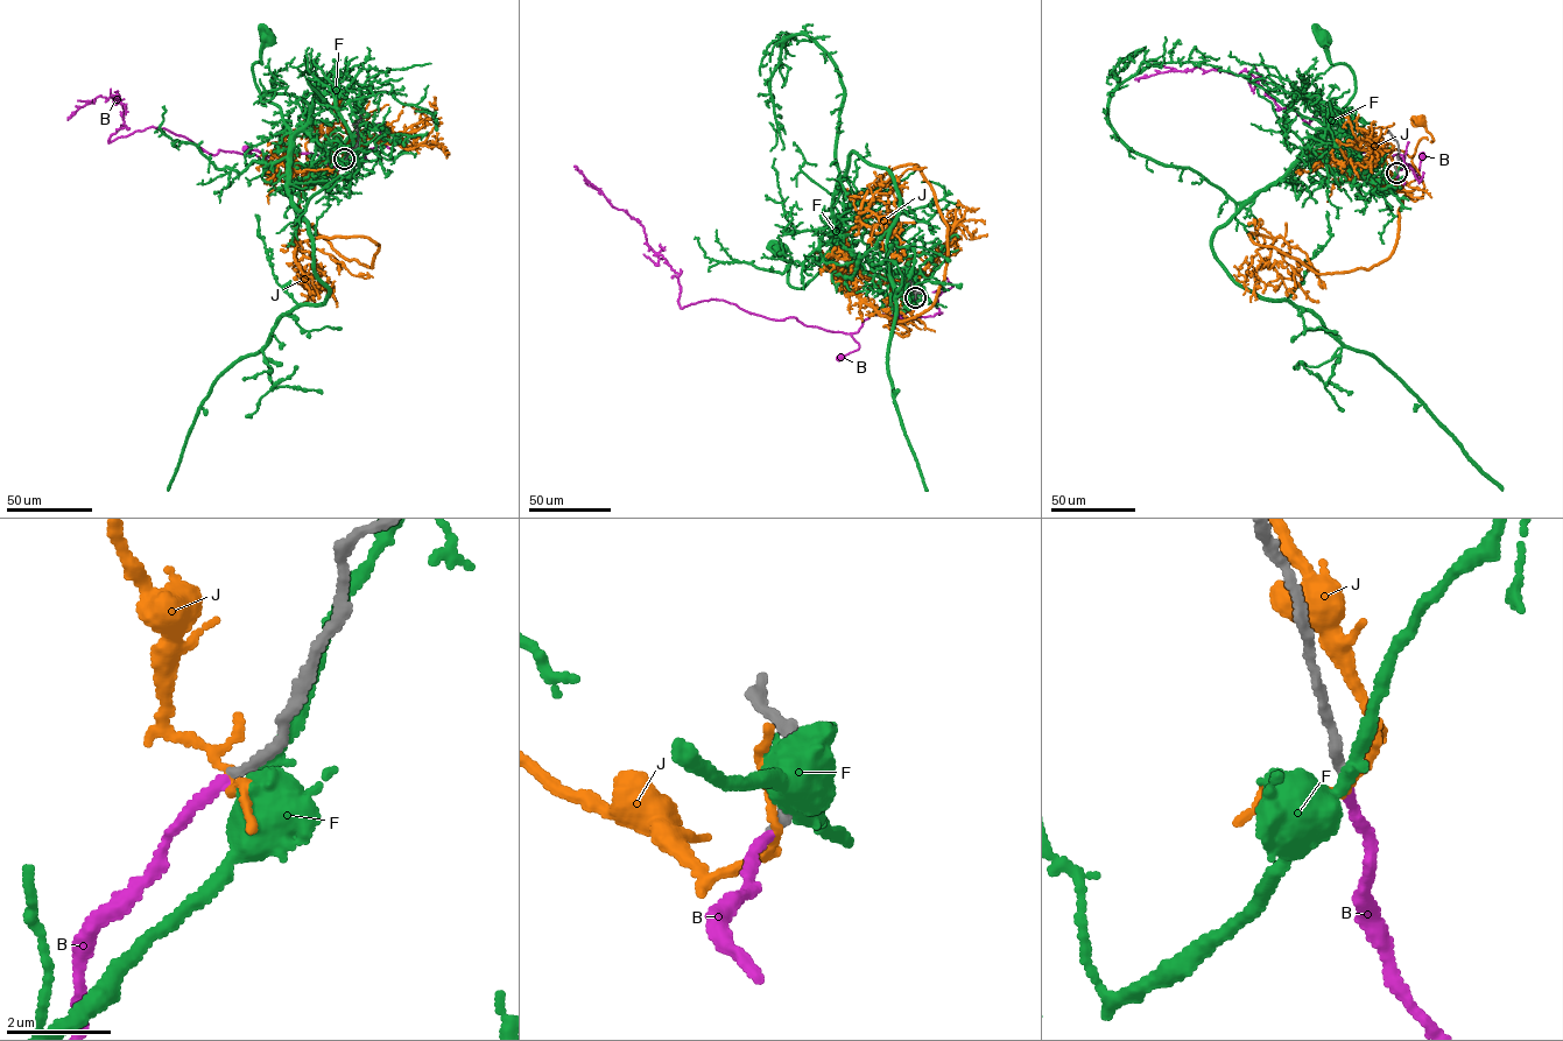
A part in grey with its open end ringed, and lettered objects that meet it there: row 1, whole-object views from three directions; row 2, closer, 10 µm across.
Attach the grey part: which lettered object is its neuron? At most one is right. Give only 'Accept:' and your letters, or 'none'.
Accept: B

